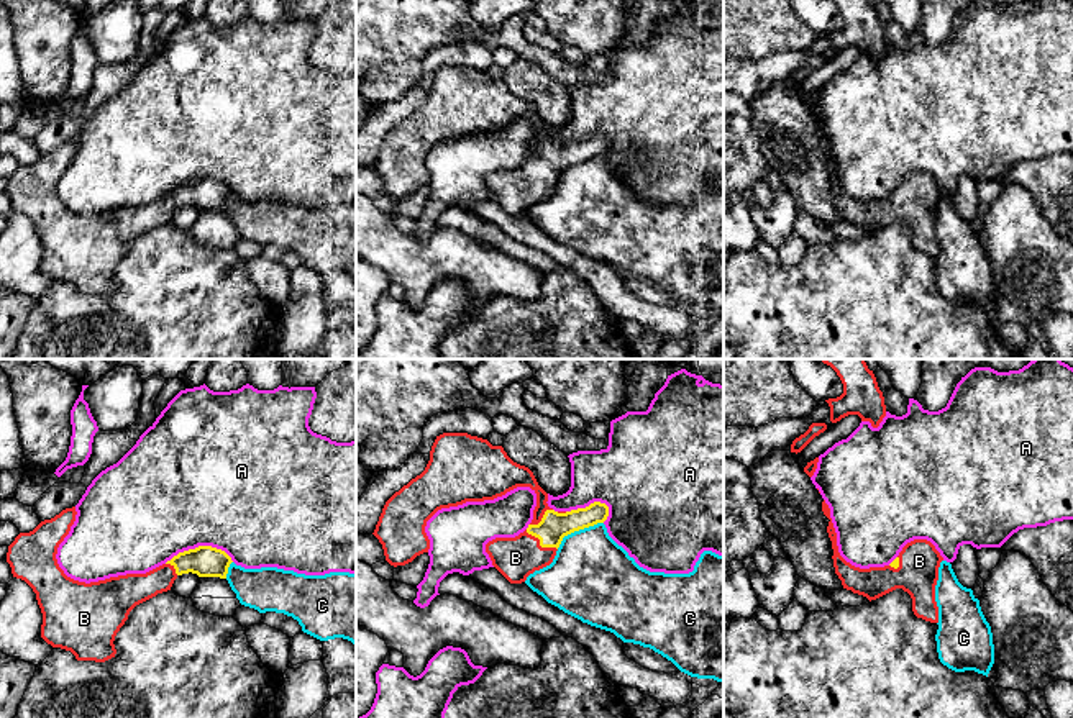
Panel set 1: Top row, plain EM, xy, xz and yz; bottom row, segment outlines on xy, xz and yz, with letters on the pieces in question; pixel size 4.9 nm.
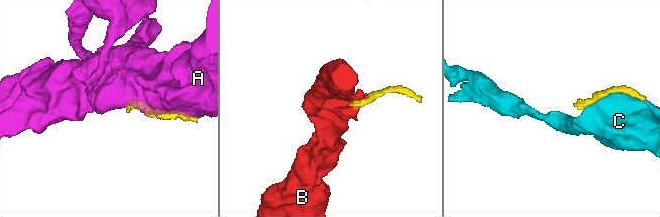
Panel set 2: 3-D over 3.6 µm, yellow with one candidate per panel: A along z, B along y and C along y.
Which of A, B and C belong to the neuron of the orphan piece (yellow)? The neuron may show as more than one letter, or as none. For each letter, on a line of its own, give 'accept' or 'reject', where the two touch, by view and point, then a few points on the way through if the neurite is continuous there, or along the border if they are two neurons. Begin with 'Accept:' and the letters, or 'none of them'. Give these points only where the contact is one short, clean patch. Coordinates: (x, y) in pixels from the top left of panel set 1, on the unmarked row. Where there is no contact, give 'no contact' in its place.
Accept: B
A: reject | xy (199, 179)
B: accept | xz (540, 177) | across xz (553, 159), (540, 177), (515, 190)
C: reject | xz (578, 163)

